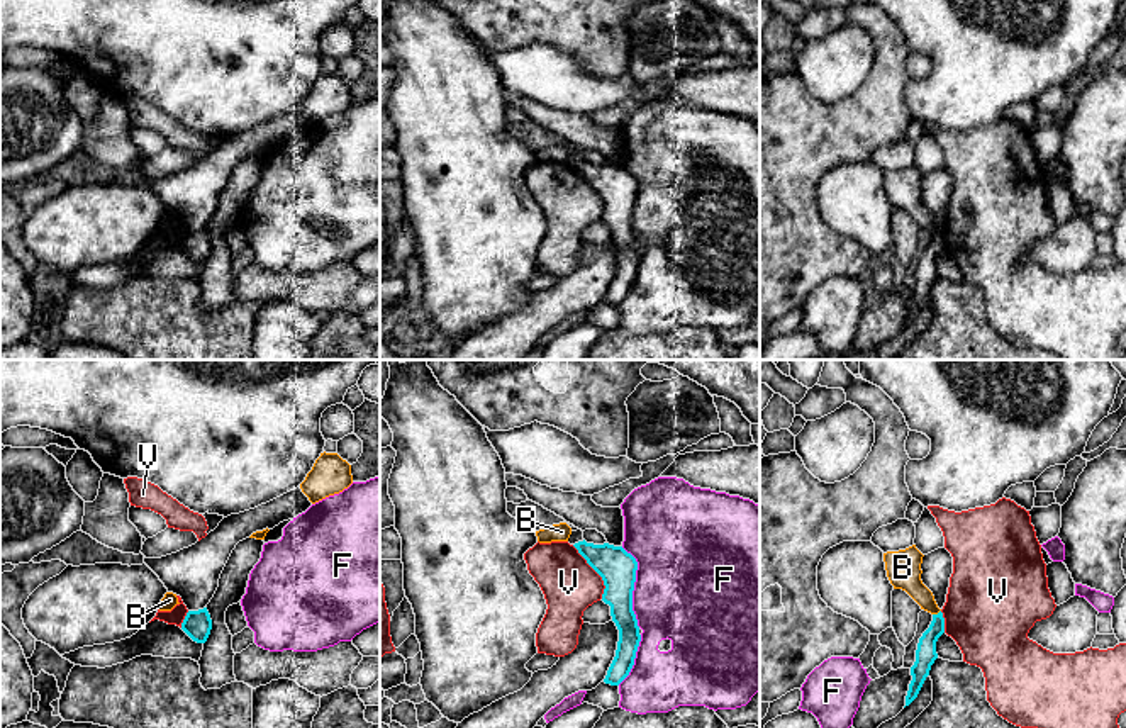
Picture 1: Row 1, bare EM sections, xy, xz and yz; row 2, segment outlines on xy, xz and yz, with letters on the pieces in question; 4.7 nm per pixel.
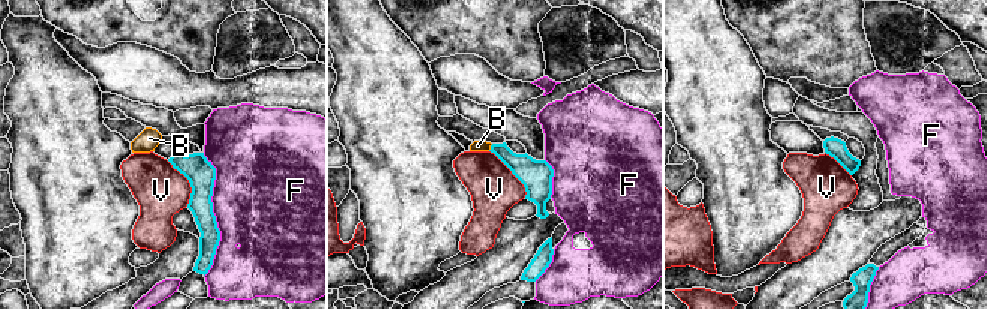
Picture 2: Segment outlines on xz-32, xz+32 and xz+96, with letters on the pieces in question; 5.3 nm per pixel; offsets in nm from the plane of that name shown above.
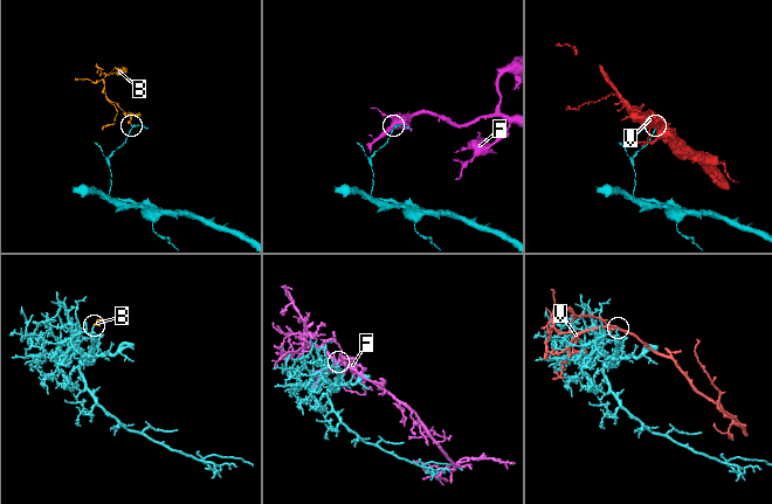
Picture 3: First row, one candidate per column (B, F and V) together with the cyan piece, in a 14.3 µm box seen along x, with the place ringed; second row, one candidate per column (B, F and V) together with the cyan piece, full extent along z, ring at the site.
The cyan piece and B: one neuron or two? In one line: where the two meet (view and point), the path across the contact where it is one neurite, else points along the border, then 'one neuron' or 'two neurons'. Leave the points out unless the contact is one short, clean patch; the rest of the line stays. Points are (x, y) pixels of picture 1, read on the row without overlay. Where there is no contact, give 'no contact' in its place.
yz (938, 233) | along yz (940, 229), (933, 235) | two neurons

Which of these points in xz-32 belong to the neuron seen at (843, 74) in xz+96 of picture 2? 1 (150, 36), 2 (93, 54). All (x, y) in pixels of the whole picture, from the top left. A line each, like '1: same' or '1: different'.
1: same
2: different

